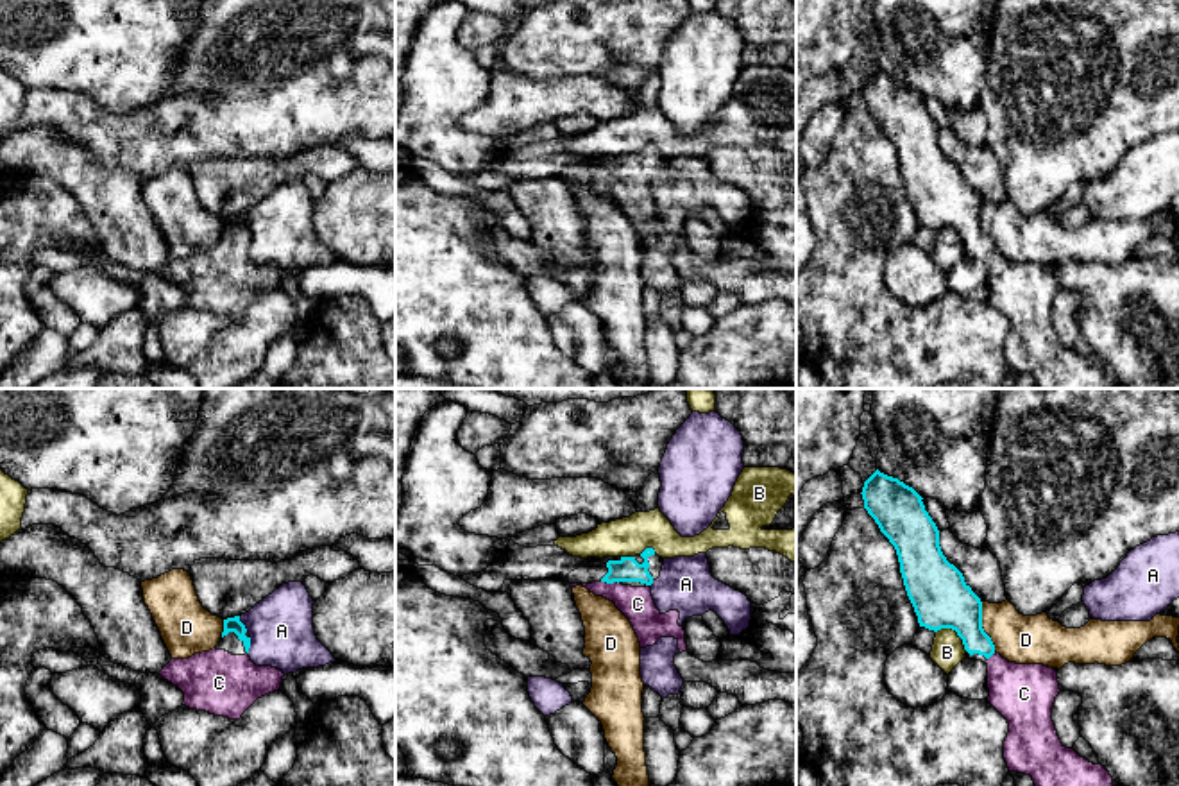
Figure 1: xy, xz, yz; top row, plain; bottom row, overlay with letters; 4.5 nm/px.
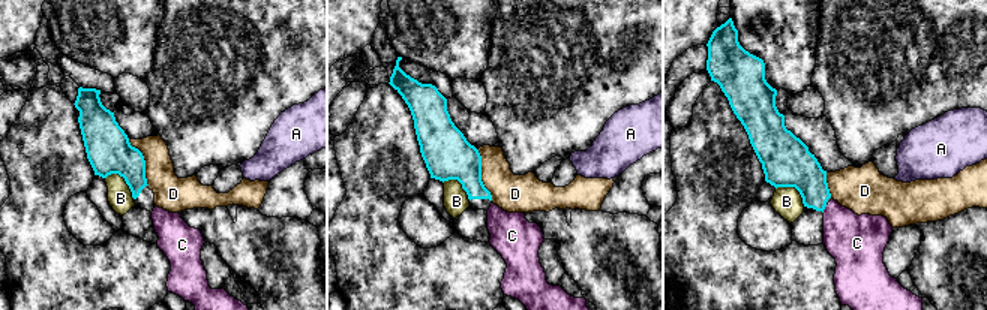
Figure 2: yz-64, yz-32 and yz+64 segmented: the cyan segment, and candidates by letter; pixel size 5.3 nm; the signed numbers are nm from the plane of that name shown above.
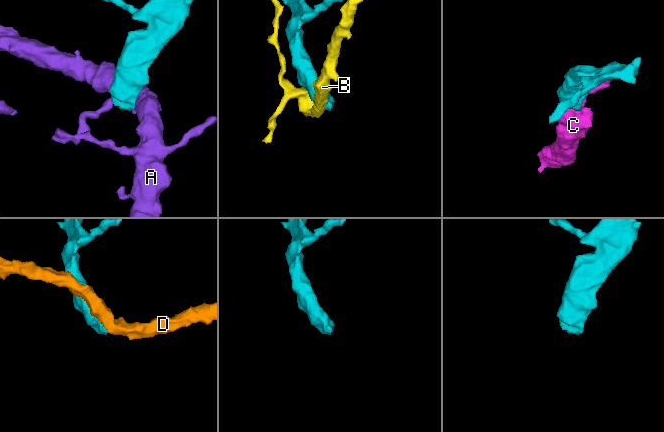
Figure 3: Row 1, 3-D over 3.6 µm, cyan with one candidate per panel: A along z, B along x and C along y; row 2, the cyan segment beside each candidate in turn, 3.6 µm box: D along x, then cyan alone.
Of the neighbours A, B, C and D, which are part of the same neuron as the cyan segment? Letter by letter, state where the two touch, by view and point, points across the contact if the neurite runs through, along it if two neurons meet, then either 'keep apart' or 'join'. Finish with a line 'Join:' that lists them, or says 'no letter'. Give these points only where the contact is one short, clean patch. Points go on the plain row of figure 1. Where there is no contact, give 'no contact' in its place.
A: xy (242, 222) | keep apart
B: yz (956, 230) | along yz (936, 230), (952, 228), (966, 249) | keep apart
C: xz (609, 181) | across xz (627, 169), (621, 169), (609, 181), (623, 196), (637, 203) | join
D: yz (981, 226) | keep apart
Join: C

